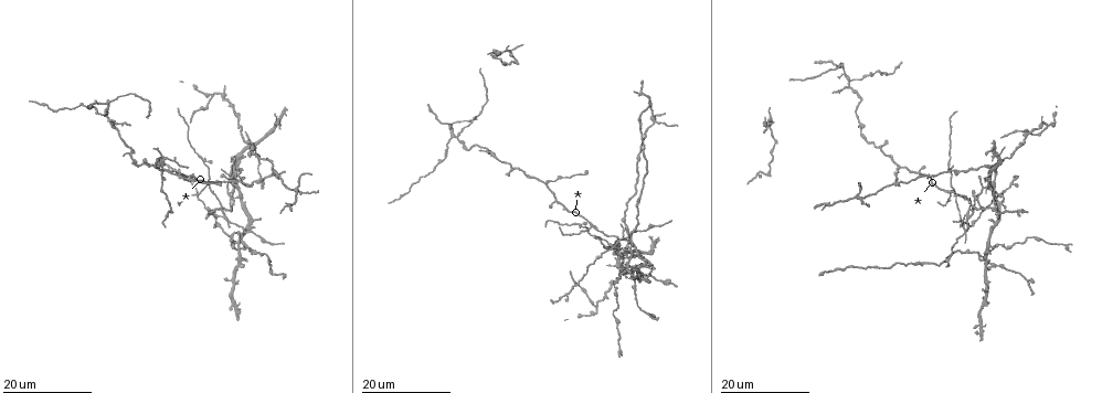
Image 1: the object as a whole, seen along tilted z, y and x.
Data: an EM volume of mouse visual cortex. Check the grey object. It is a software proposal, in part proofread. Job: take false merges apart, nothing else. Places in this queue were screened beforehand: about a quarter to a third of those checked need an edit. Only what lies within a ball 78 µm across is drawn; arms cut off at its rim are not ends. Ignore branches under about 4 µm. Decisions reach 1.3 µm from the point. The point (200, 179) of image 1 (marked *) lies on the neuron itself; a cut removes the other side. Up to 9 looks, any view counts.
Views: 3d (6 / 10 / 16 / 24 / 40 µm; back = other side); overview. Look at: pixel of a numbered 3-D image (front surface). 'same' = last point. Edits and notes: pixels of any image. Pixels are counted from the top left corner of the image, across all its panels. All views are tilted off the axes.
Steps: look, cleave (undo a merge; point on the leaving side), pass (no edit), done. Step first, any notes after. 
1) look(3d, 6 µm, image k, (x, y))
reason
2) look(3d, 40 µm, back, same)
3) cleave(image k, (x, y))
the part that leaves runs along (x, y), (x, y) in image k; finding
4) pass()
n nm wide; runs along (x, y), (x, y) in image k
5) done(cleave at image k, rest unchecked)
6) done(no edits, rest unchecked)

look(3d, 16 µm, image 1, (546, 180))
branch point

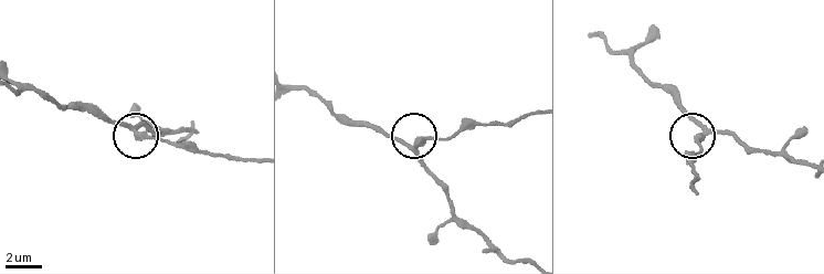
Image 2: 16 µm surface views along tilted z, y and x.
look(3d, 6 µm, image 2, (129, 126))
zoom in

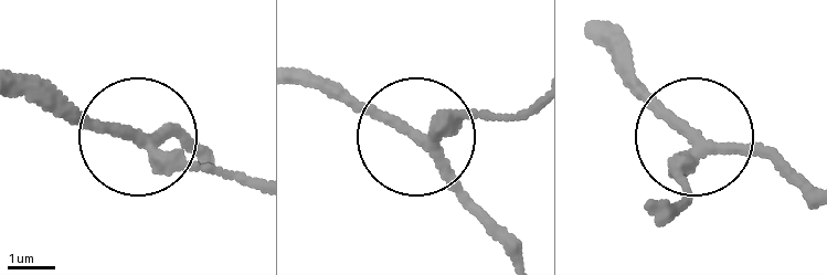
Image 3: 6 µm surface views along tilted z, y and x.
pass()
runs along (207, 152), (182, 134), (142, 135), (241, 168) in image 3; one neuron here

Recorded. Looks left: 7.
look(3d, 16 µm, image 1, (221, 215))

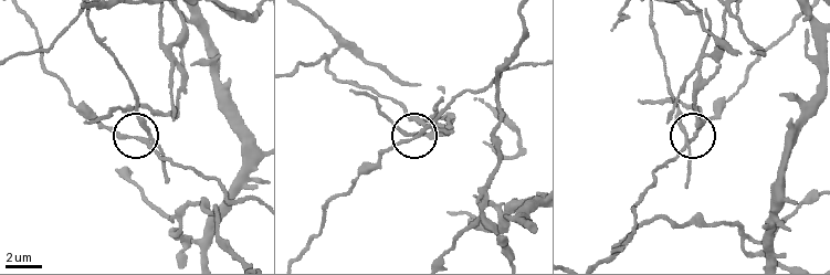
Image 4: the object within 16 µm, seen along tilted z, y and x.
look(3d, 6 µm, image 4, (687, 140))
zoom in

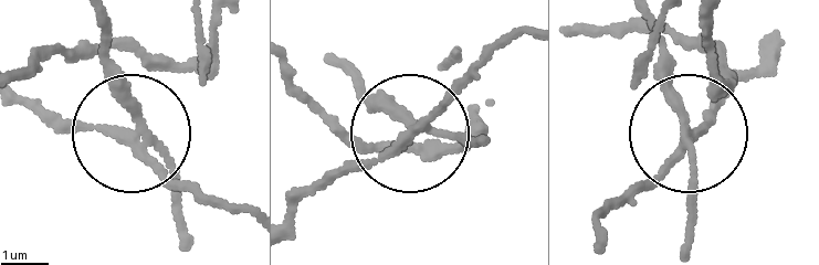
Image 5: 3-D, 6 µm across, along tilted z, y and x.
cleave(image 5, (67, 128))
side arm 17 µm; the part that leaves runs along (136, 134), (65, 130), (13, 101) in image 5; two neurons meet here

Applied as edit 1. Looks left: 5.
look(3d, 16 µm, image 1, (979, 256))
three arms meet

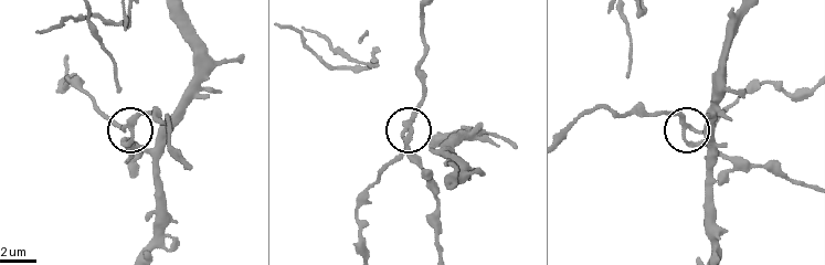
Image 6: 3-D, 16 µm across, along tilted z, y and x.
look(3d, 10 µm, image 6, (691, 128))
closer look

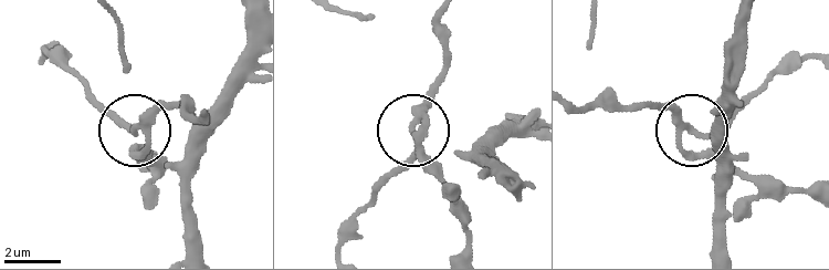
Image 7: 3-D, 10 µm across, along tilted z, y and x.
pass()
190 nm wide; all the same neuron

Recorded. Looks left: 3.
look(3d, 24 µm, image 1, (612, 314))
thick turns thin

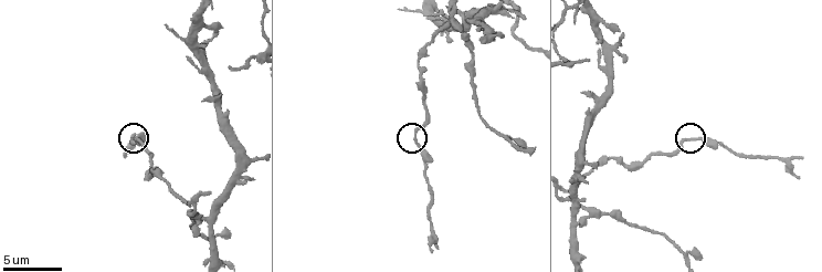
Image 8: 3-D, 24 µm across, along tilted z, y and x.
look(3d, 6 µm, image 8, (693, 139))

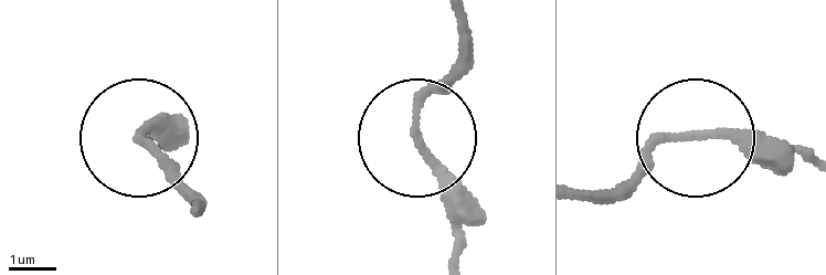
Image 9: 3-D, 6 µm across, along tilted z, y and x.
pass()
runs along (579, 193), (625, 188), (677, 136), (753, 140), (791, 165) in image 9; one neuron here

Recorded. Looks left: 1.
done(cleave at image 5, rest unchecked)

